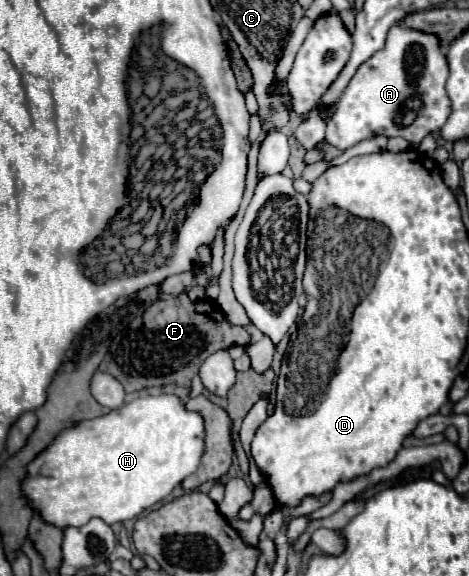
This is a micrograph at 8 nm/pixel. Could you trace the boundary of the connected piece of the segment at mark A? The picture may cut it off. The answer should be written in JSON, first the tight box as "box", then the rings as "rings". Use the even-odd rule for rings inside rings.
{"box":[326,25,450,149],"rings":[[[404,25],[390,27],[384,49],[358,67],[338,99],[336,113],[326,127],[326,141],[332,147],[348,149],[372,135],[386,135],[404,137],[412,149],[418,149],[422,139],[436,133],[450,117],[446,79],[446,53],[438,35],[418,33],[418,29],[406,29]]]}

